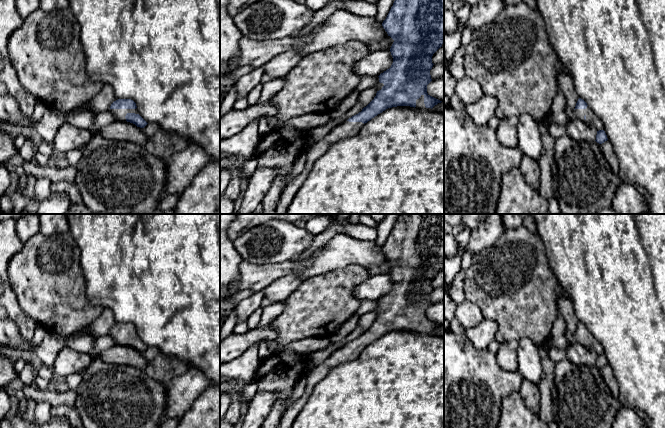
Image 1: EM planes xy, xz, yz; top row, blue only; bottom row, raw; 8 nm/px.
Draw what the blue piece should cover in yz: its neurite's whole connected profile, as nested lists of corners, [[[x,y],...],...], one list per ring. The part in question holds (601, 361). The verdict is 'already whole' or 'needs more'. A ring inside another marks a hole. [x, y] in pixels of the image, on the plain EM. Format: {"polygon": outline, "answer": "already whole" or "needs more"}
{"polygon": [[[581,322],[578,323],[574,333],[574,337],[577,340],[577,342],[582,344],[587,349],[594,351],[597,354],[597,359],[595,364],[597,367],[602,368],[608,364],[607,359],[604,355],[603,347],[593,337],[591,332],[587,329],[587,327],[583,323]]], "answer": "needs more"}

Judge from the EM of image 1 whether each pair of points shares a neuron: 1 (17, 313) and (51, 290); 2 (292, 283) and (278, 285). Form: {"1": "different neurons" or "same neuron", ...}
{"1": "different neurons", "2": "same neuron"}

